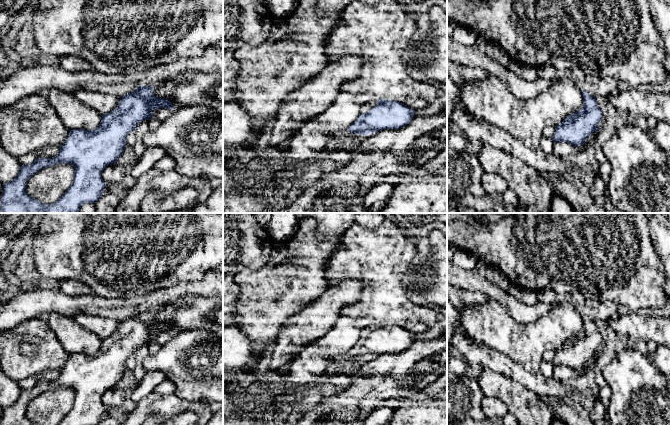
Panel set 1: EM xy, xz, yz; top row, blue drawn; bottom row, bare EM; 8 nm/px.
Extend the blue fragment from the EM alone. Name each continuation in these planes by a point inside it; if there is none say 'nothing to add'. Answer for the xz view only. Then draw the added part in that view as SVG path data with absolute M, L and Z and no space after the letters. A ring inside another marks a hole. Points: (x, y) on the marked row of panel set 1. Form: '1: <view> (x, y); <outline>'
1: xz (365, 108); M373 101L369 104L364 104L361 106L361 109L360 109L360 114L364 114L364 113L367 113L371 108L377 106L378 103Z

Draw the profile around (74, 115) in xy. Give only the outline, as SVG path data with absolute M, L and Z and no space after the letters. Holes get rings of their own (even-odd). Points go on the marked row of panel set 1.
M53 88L48 91L47 99L69 131L95 130L100 125L102 116L90 106L81 103L74 94Z

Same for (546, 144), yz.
M543 137L540 142L540 149L545 153L552 153L554 147L554 141L552 138Z

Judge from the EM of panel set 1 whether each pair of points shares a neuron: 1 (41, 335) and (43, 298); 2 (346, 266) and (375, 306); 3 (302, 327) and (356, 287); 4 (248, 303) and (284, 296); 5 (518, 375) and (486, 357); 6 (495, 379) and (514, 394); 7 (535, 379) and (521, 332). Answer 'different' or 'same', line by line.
1: different
2: same
3: same
4: same
5: same
6: same
7: different

